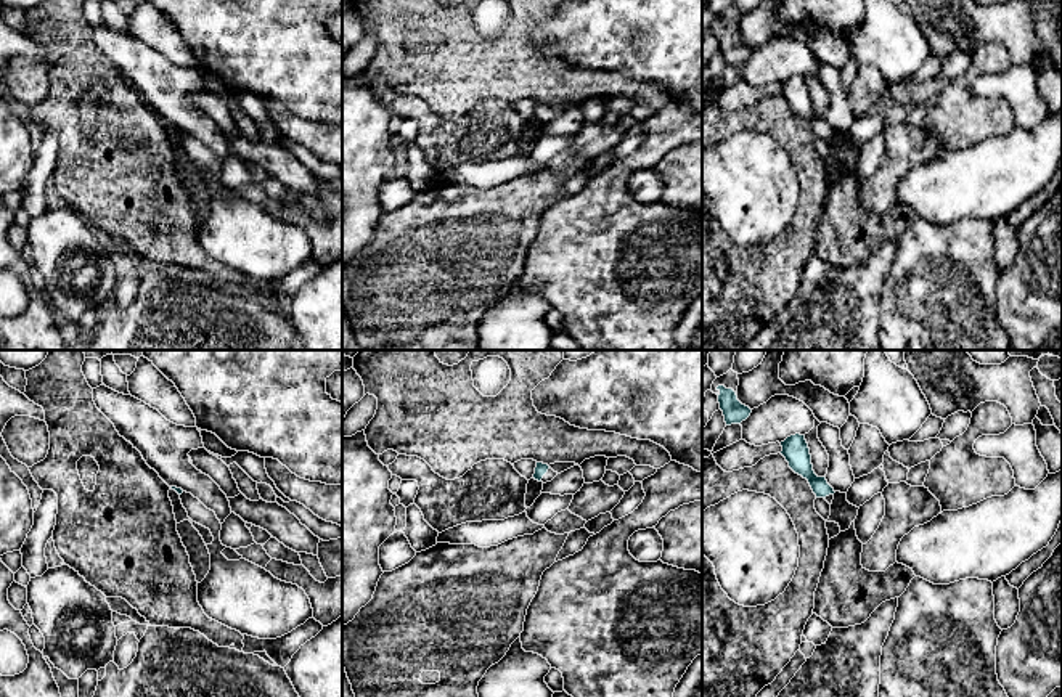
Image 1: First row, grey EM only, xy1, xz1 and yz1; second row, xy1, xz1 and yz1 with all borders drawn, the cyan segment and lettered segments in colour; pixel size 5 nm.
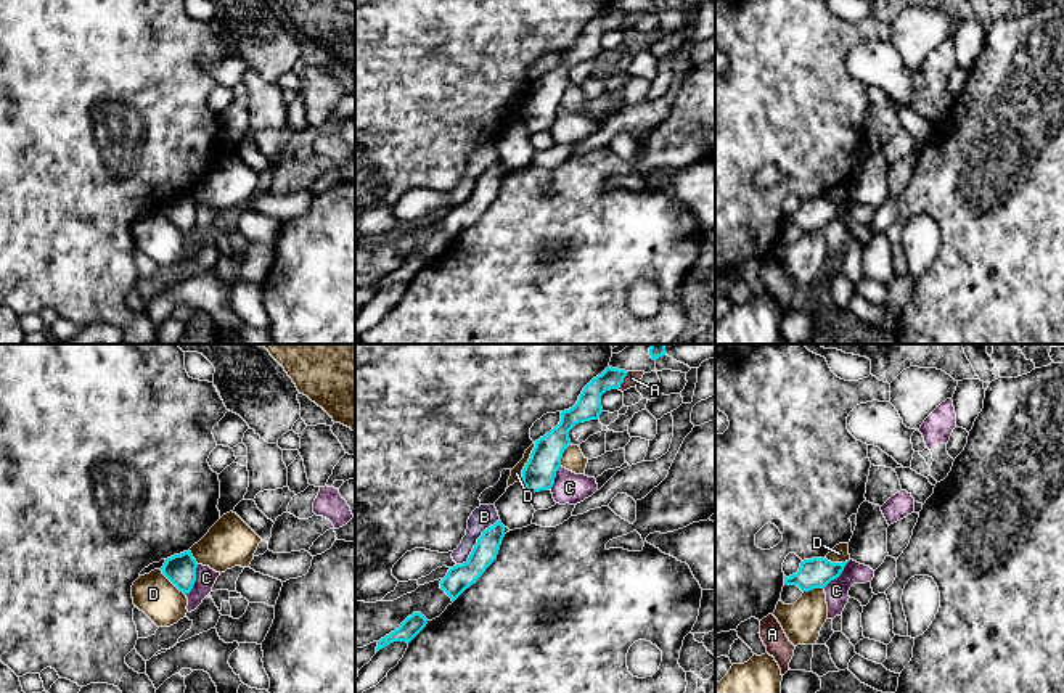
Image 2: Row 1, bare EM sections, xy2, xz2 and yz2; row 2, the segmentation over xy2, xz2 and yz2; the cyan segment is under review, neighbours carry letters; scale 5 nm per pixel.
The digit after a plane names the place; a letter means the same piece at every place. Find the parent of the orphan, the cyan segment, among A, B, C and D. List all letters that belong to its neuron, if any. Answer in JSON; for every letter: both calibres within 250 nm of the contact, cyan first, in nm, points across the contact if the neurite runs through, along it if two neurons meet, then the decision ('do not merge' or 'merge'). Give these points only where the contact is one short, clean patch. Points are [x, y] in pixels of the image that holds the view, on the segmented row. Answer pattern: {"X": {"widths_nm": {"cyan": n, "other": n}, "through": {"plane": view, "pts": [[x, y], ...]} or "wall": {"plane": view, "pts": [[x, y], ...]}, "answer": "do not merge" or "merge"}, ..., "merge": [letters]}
{"A": {"widths_nm": {"cyan": 130, "other": 70}, "wall": {"plane": "xz2", "pts": [[629, 372], [617, 388]]}, "answer": "do not merge"}, "B": {"widths_nm": {"cyan": 130, "other": 120}, "wall": {"plane": "xz2", "pts": [[499, 520], [482, 533], [470, 557], [457, 565]]}, "answer": "do not merge"}, "C": {"widths_nm": {"cyan": 160, "other": 100}, "wall": {"plane": "xy2", "pts": [[198, 565], [195, 584], [185, 594]]}, "answer": "do not merge"}, "D": {"widths_nm": {"cyan": 160, "other": 60}, "answer": "do not merge"}, "merge": []}

